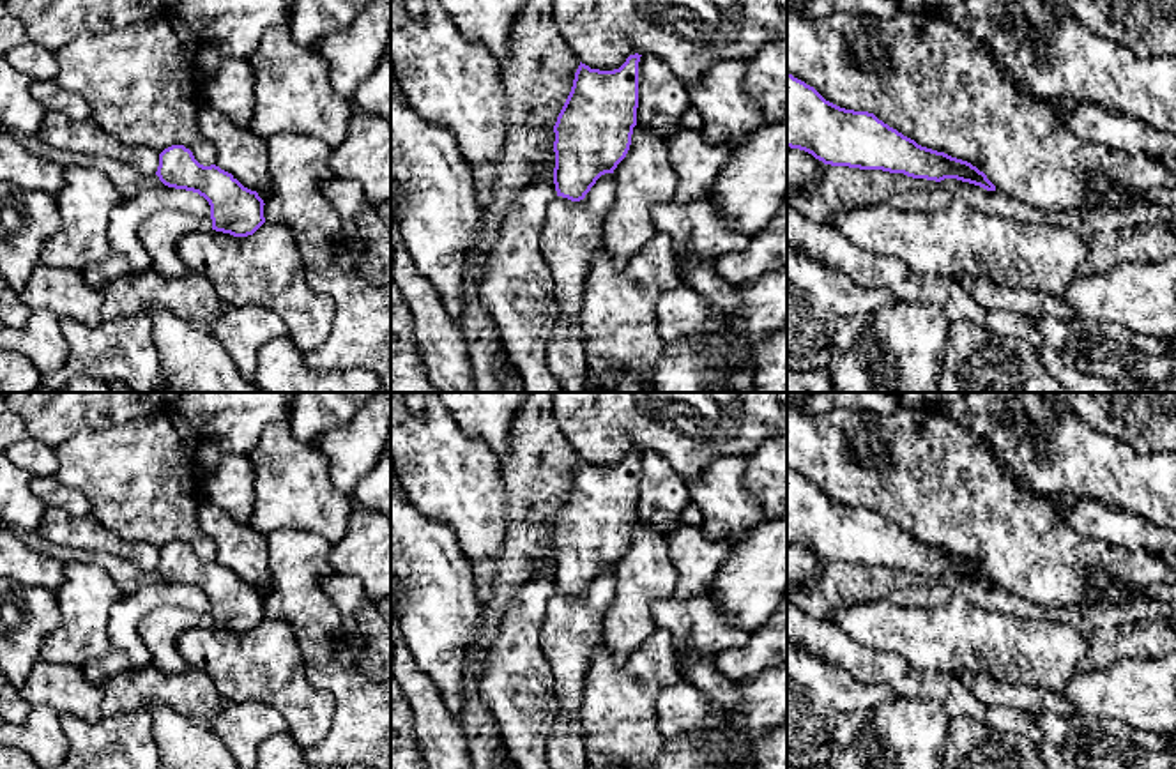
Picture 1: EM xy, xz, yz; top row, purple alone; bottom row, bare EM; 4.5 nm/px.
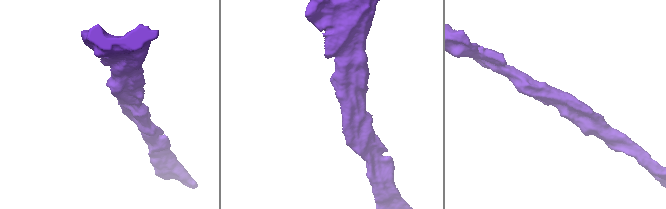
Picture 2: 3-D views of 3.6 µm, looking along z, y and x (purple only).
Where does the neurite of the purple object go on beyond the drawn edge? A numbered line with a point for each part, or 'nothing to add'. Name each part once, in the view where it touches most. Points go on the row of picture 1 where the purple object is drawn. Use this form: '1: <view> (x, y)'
nothing to add

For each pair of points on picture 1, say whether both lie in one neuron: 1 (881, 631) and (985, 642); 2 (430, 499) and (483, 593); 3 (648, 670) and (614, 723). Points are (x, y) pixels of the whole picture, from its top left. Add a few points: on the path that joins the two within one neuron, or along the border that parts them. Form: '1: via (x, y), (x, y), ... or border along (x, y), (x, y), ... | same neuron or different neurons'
1: via (908, 631), (922, 637), (959, 639) | same neuron
2: via (455, 515), (481, 541), (483, 568) | same neuron
3: via (646, 683), (619, 711) | same neuron

